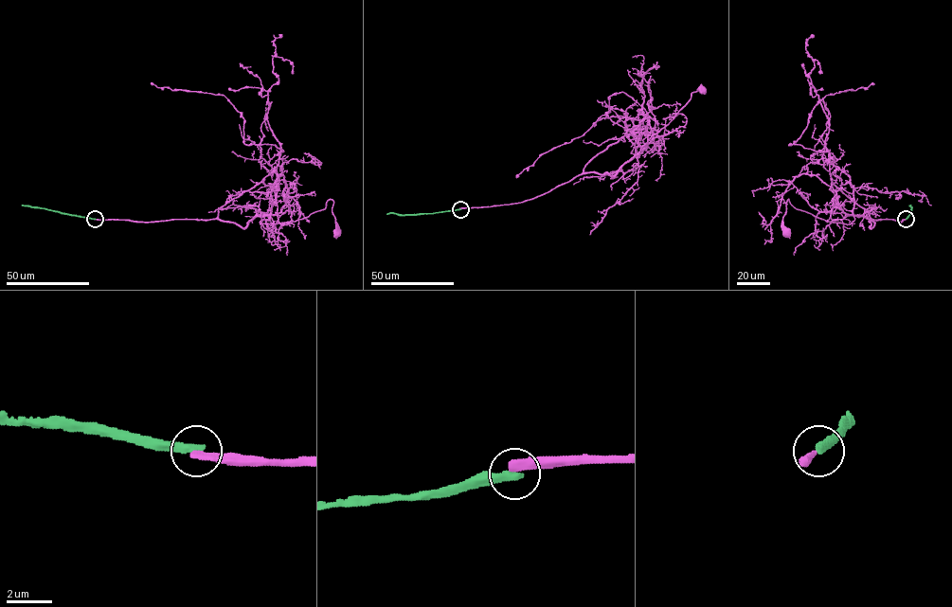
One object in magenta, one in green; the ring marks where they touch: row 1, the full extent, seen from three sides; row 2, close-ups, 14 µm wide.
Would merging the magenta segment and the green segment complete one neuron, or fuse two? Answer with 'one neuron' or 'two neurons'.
two neurons

